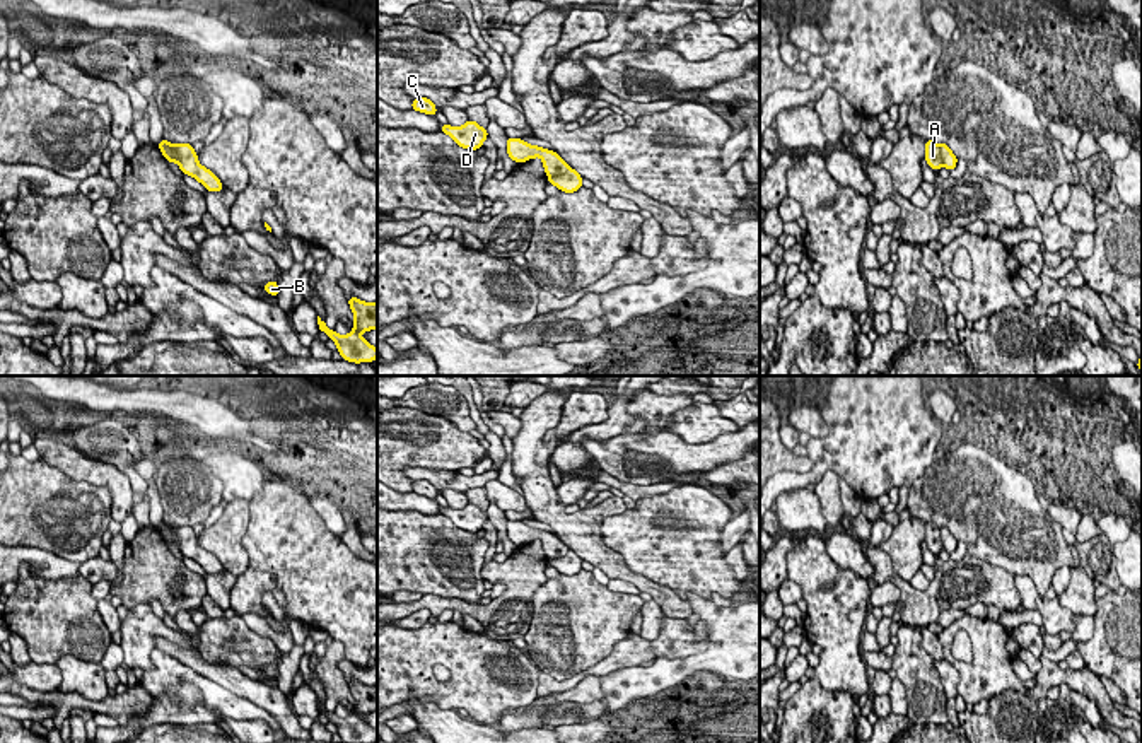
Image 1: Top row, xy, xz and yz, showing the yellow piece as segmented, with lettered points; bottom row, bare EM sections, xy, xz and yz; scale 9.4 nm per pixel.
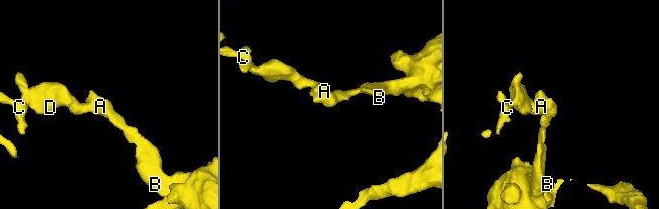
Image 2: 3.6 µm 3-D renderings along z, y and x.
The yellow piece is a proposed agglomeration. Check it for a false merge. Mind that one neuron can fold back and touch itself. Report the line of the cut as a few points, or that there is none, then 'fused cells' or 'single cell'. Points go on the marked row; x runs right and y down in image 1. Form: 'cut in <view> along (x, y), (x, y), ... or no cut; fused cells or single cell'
cut in xy along (169, 142), (180, 164); fused cells

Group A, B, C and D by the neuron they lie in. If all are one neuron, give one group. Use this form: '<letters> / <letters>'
A C D / B

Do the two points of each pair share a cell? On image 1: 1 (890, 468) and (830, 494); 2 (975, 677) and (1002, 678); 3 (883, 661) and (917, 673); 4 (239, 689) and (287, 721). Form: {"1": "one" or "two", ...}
{"1": "one", "2": "one", "3": "two", "4": "one"}

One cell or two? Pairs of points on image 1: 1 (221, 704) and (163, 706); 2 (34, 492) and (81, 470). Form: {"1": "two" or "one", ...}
{"1": "two", "2": "two"}

